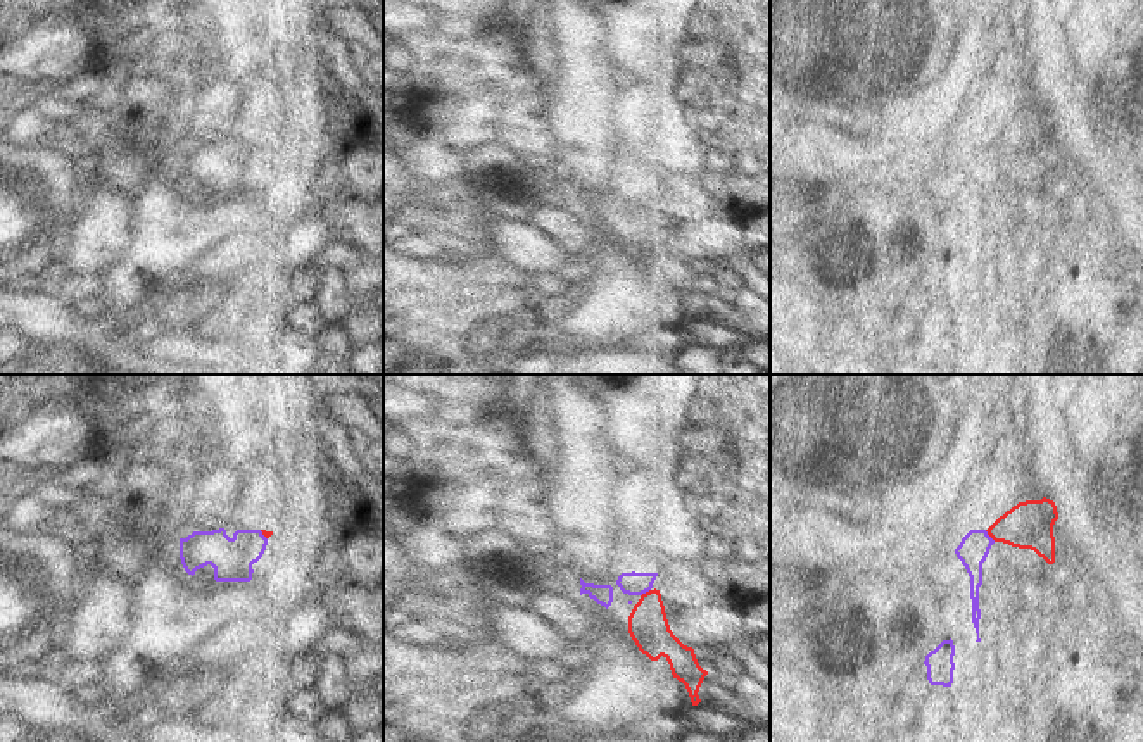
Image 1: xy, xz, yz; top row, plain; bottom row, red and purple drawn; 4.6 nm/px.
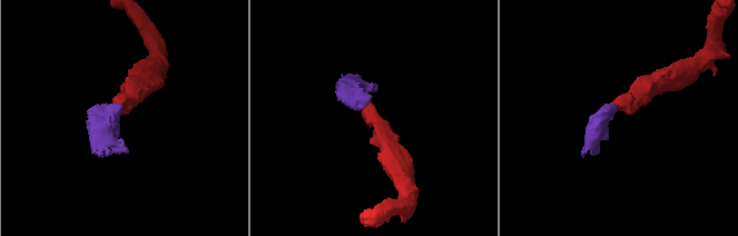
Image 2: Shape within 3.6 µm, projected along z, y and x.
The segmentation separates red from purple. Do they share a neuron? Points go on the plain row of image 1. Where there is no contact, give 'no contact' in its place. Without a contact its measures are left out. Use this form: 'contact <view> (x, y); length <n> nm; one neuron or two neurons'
contact yz (990, 149); length 80 nm; one neuron

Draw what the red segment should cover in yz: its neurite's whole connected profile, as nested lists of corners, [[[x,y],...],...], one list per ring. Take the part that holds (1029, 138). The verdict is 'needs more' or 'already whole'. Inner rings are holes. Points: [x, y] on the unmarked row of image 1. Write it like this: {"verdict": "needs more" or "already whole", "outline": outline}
{"verdict": "needs more", "outline": [[[1026,114],[1000,129],[988,143],[970,143],[955,162],[957,171],[970,190],[972,236],[979,252],[979,200],[982,198],[982,176],[995,155],[1019,162],[1031,162],[1048,178],[1055,176],[1053,138],[1058,133],[1053,114]]]}

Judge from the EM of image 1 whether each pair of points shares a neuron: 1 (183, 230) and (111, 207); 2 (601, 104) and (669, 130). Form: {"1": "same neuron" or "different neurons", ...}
{"1": "different neurons", "2": "different neurons"}

